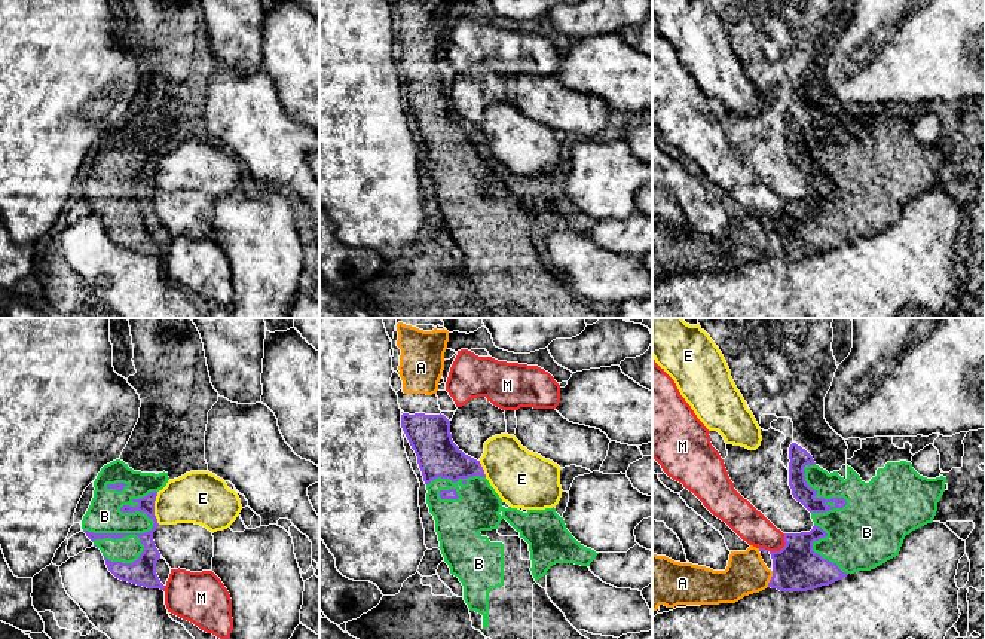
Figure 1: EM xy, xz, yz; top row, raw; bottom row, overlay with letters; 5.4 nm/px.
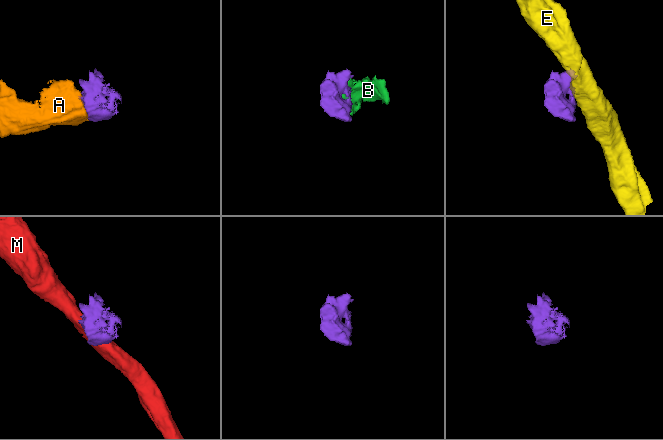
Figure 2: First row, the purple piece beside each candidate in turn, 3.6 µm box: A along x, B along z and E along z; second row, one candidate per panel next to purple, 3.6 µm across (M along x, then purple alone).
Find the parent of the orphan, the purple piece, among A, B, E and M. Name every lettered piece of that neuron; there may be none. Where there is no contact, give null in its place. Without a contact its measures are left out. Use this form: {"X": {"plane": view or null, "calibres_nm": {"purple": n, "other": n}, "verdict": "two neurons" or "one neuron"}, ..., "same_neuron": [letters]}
{"A": {"plane": "yz", "calibres_nm": {"purple": 260, "other": 220}, "verdict": "one neuron"}, "B": {"plane": "xy", "calibres_nm": {"purple": 110, "other": 160}, "verdict": "one neuron"}, "E": {"plane": "xy", "calibres_nm": {"purple": 100, "other": 280}, "verdict": "two neurons"}, "M": {"plane": "yz", "calibres_nm": {"purple": 260, "other": 180}, "verdict": "two neurons"}, "same_neuron": ["A", "B"]}

